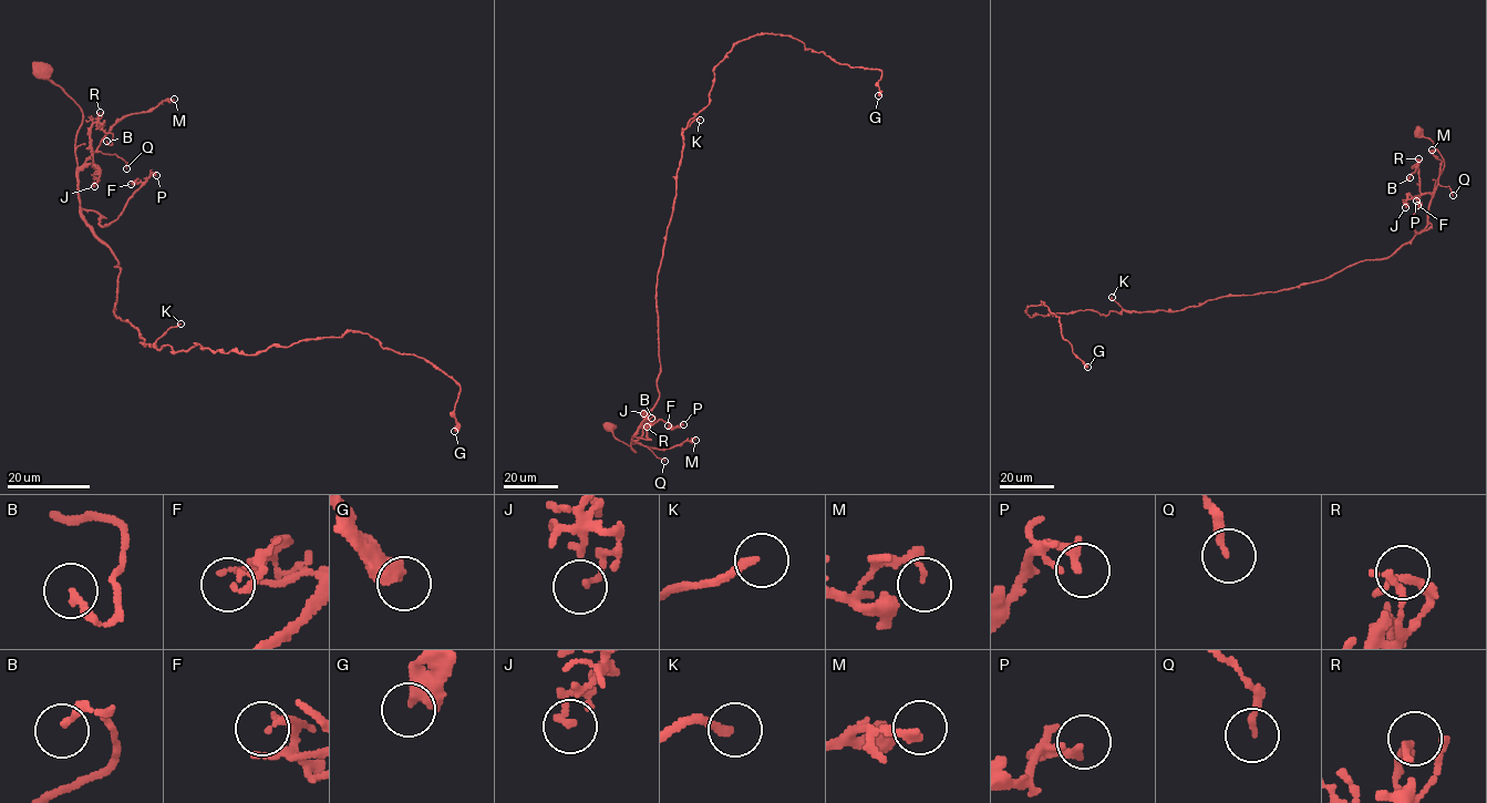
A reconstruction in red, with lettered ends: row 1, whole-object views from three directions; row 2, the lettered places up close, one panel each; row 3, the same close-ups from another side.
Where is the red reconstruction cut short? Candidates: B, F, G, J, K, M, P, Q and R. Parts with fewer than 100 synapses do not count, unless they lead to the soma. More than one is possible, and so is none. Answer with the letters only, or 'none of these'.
K

